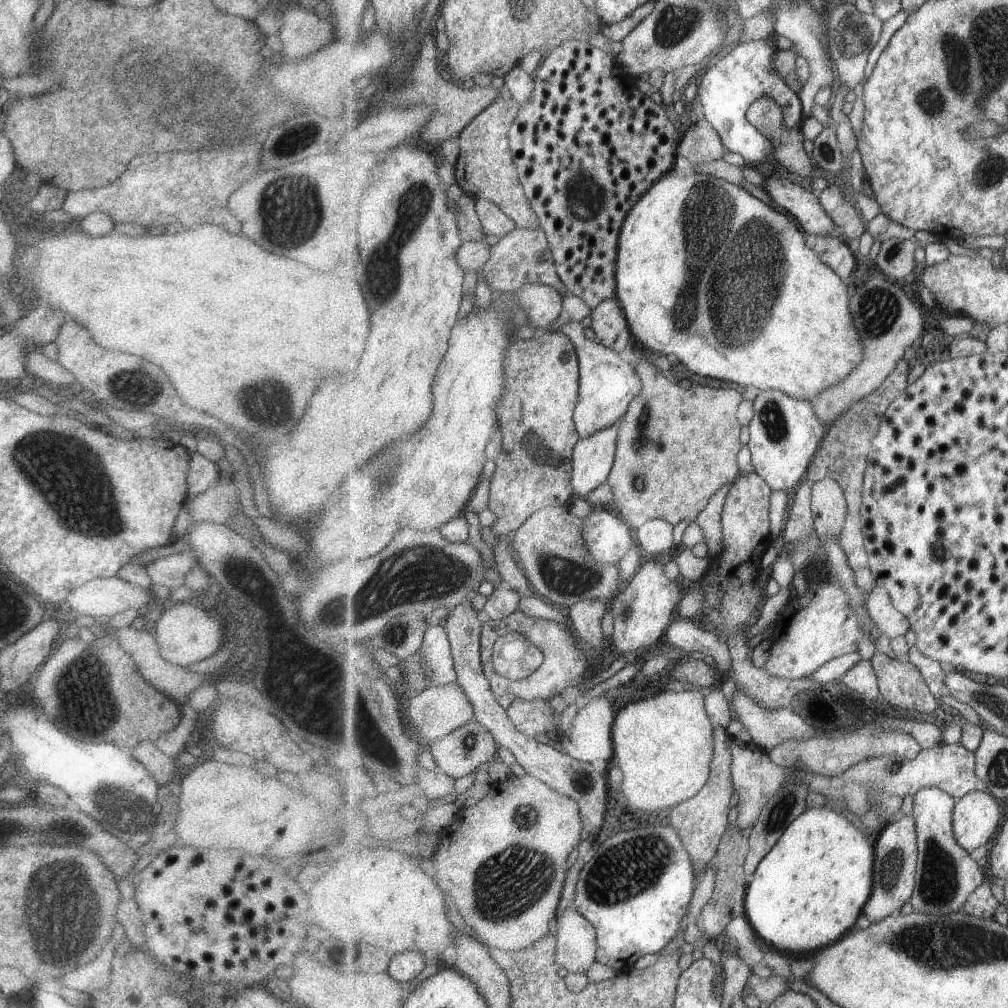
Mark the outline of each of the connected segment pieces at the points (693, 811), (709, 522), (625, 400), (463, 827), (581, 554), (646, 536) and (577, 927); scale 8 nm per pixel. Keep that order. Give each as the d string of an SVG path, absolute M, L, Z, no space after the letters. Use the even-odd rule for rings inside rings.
M717 725L715 730L716 743L709 780L703 789L693 798L672 808L669 824L675 827L680 839L689 851L696 868L696 873L709 865L720 847L722 838L730 825L731 798L735 796L732 781L732 737L723 726Z
M725 484L719 492L711 498L705 510L699 514L696 522L701 525L705 531L706 544L709 548L708 556L717 556L722 551L724 540L722 539L722 512L731 490L732 484Z
M569 321L559 330L574 342L580 359L580 397L574 419L580 437L586 439L621 421L632 400L643 390L644 383L638 374L638 367L631 366L612 348L585 338L585 326L581 321Z
M511 774L511 777L508 778L504 782L494 782L491 787L491 792L483 798L483 800L480 800L477 802L477 804L474 804L473 806L467 806L467 808L459 808L459 812L457 813L457 816L453 818L453 822L445 828L439 836L433 836L429 830L425 830L425 824L421 822L421 826L418 827L416 830L417 835L417 845L416 845L416 853L413 853L413 860L415 862L419 862L419 868L423 870L423 872L426 872L428 874L431 874L432 872L437 872L435 876L433 877L441 886L442 890L447 893L447 895L450 895L451 900L454 904L457 904L457 906L454 906L455 908L459 908L457 912L455 912L455 916L457 919L465 922L465 926L467 926L469 929L472 929L473 932L475 932L476 936L479 936L478 940L481 941L483 944L489 946L489 947L495 947L498 949L503 948L503 950L506 951L520 951L521 949L529 948L530 946L533 946L537 941L540 941L545 935L549 934L549 930L551 930L551 920L555 917L555 912L557 912L557 906L559 906L559 902L561 902L561 892L563 892L563 886L565 886L565 871L566 871L566 862L567 859L570 858L569 856L571 854L575 853L575 848L579 846L579 842L582 840L582 834L584 833L584 822L582 821L581 816L581 807L580 804L574 800L574 798L571 798L570 796L567 796L566 794L561 794L559 791L556 791L551 785L548 785L546 782L543 782L541 779L532 777L529 774L525 774L523 776L515 776Z
M545 507L514 534L511 547L516 550L533 590L559 606L570 607L580 600L612 601L629 582L620 579L620 564L596 561L584 546L584 519L577 518L566 507Z
M651 519L635 531L635 537L638 538L638 542L645 551L655 555L675 544L674 530L675 526L669 521Z
M573 905L557 918L558 945L556 962L569 973L587 974L595 963L598 953L598 934L591 924Z

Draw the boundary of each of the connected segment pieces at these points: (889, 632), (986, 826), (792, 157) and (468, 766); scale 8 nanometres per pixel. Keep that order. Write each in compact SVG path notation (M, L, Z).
M875 587L867 595L866 607L875 629L892 639L905 636L911 629L910 620L893 604L890 592L885 587Z
M970 791L960 797L954 808L954 833L968 851L977 850L1000 829L1000 800L987 791Z
M771 96L757 99L748 110L748 119L768 138L771 139L775 150L772 160L783 166L787 171L800 177L813 177L819 174L819 170L805 150L805 136L800 128L790 129L786 126L784 108Z
M475 719L436 742L433 754L437 764L453 778L478 772L484 763L491 763L499 746L493 733Z

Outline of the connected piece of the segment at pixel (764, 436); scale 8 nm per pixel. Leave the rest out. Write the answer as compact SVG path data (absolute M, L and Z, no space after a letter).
M777 389L761 390L754 400L754 417L749 424L748 445L752 452L754 471L775 490L792 493L803 484L829 427L818 415L813 402L789 396Z

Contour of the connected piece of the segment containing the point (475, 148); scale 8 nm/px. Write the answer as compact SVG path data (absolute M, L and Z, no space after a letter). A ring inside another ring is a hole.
M502 97L491 103L483 112L480 112L459 136L460 152L455 164L455 179L464 193L474 196L477 200L486 199L498 204L519 226L527 228L537 228L541 224L539 215L533 210L532 202L521 184L519 171L510 149L510 140L508 137L510 128L515 122L521 105L513 97L510 100L504 100Z

